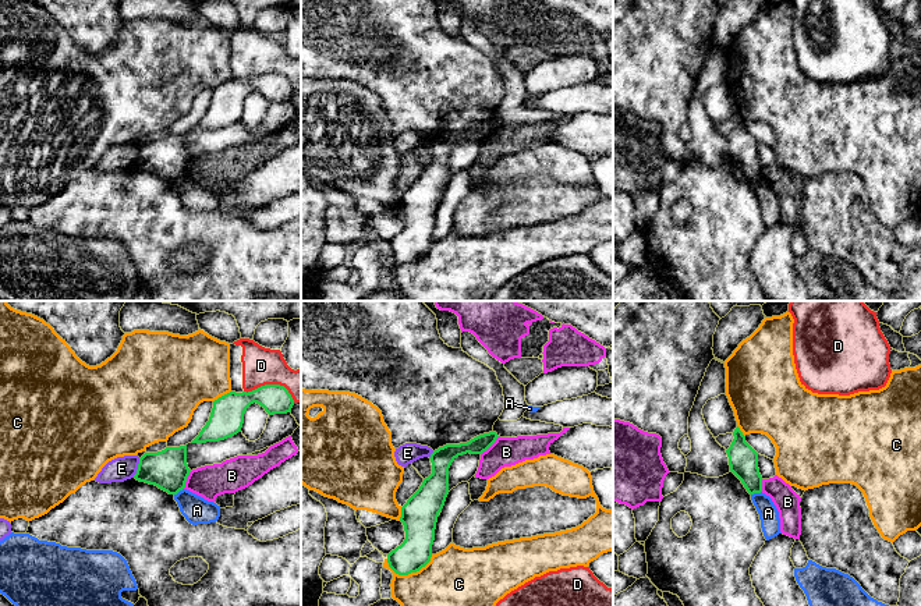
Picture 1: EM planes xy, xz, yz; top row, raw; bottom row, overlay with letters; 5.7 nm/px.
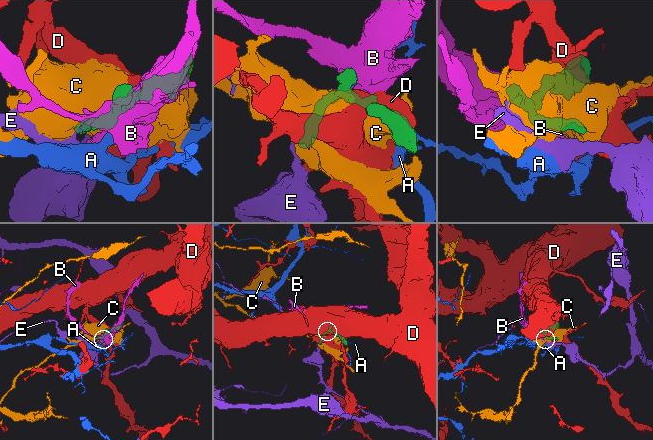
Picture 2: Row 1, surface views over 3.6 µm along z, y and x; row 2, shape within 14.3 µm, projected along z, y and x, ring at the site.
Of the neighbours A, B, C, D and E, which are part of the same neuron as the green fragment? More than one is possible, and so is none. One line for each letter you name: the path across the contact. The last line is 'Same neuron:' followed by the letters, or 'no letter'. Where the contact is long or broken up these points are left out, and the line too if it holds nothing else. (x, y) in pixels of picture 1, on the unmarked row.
Same neuron: no letter

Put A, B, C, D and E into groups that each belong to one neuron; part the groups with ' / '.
A / B / C / D / E

